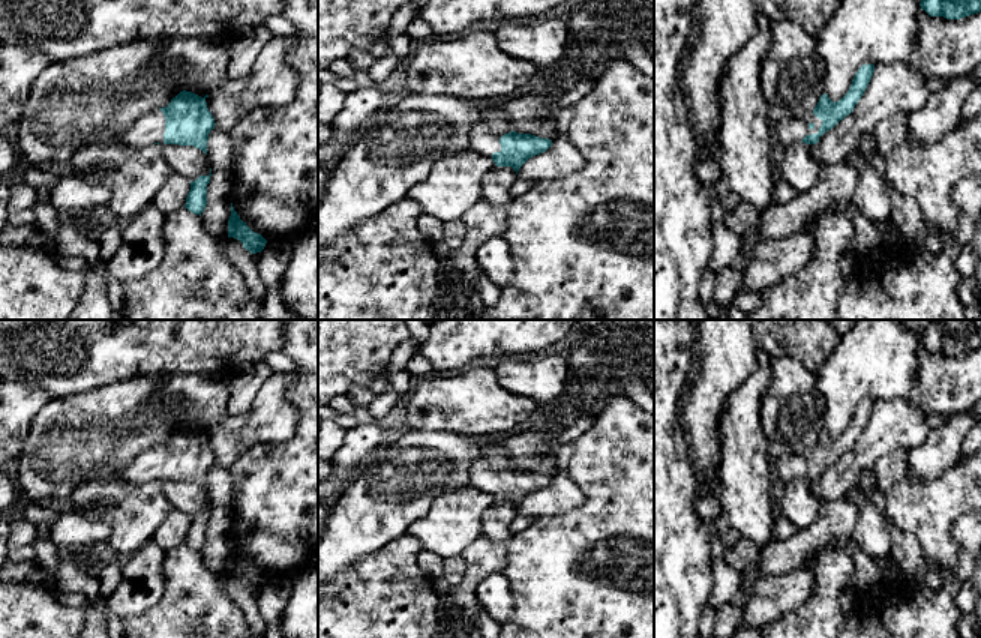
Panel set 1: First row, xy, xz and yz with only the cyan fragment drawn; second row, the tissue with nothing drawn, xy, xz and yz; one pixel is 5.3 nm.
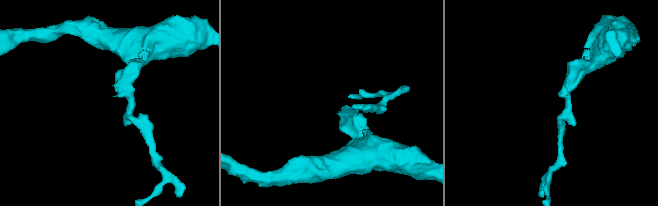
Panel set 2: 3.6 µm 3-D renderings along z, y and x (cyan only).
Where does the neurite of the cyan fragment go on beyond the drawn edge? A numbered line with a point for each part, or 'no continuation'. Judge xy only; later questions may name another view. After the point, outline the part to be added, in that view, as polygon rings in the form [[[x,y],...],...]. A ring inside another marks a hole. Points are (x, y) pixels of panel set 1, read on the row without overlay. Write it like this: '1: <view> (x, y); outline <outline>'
1: xy (147, 466); outline [[[160,446],[148,447],[134,458],[122,471],[122,477],[129,483],[146,483],[154,479],[164,480],[165,458]]]

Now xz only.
1: xz (485, 470); outline [[[486,444],[470,465],[468,486],[492,494],[501,488],[500,474],[514,467],[514,458],[500,444]]]

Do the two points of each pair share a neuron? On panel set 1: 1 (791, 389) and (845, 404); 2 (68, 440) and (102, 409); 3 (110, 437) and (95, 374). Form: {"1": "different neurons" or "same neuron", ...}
{"1": "different neurons", "2": "same neuron", "3": "different neurons"}

